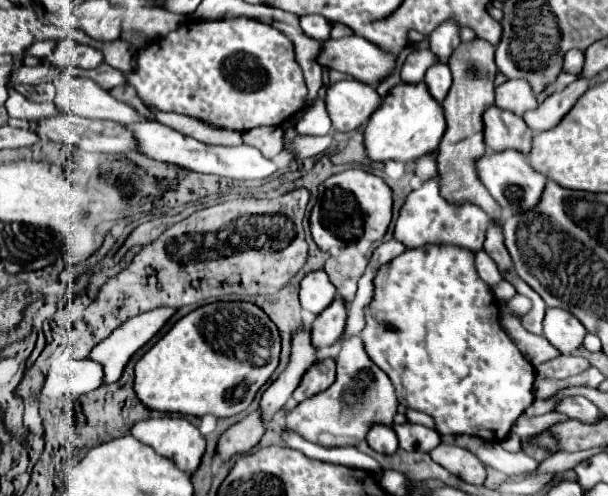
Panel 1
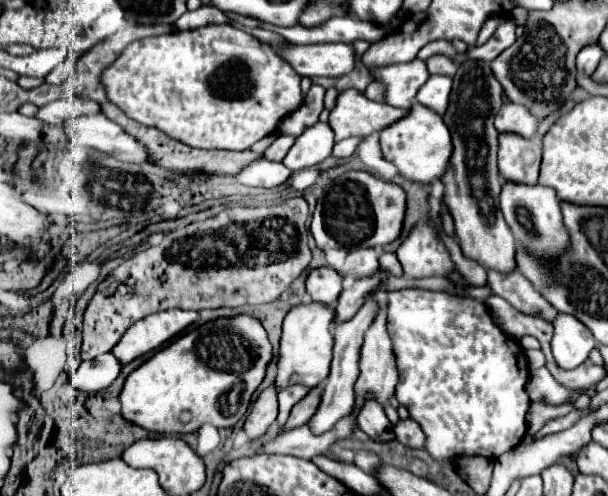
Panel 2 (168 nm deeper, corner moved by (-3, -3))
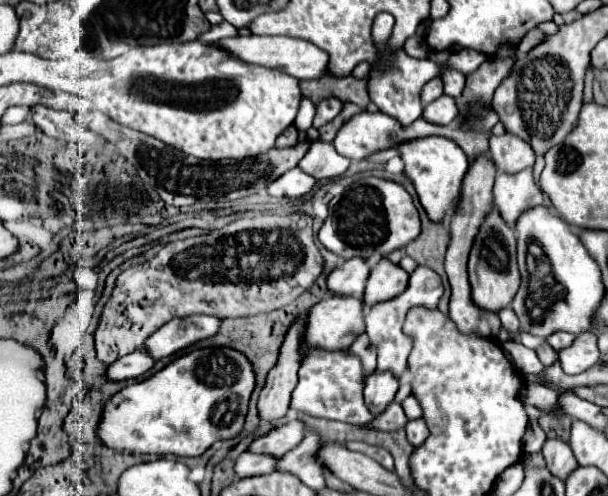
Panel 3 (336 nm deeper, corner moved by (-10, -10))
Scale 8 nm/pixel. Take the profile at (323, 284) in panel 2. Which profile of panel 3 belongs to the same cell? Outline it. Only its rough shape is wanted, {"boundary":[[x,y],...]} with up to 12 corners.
{"boundary":[[350,258],[328,276],[330,294],[364,294],[370,268]]}

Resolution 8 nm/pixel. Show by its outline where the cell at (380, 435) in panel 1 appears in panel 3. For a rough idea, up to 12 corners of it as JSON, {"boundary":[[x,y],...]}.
{"boundary":[[392,372],[368,374],[364,398],[374,416],[394,400],[398,378]]}

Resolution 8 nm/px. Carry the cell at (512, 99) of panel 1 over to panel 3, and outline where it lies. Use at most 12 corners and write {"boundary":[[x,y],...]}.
{"boundary":[[512,134],[492,136],[496,170],[516,174],[534,166],[530,144]]}

